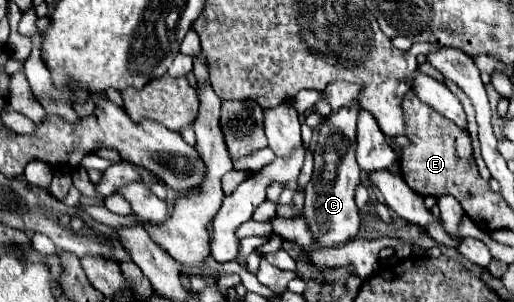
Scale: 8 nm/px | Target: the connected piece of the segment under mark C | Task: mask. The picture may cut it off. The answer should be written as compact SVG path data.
M358 101L344 105L340 111L330 113L324 121L326 127L318 131L318 145L314 151L314 175L306 185L306 201L302 219L314 231L314 243L320 247L332 247L346 243L360 229L358 207L354 203L356 187L362 183L362 169L356 161L356 119L360 113Z

